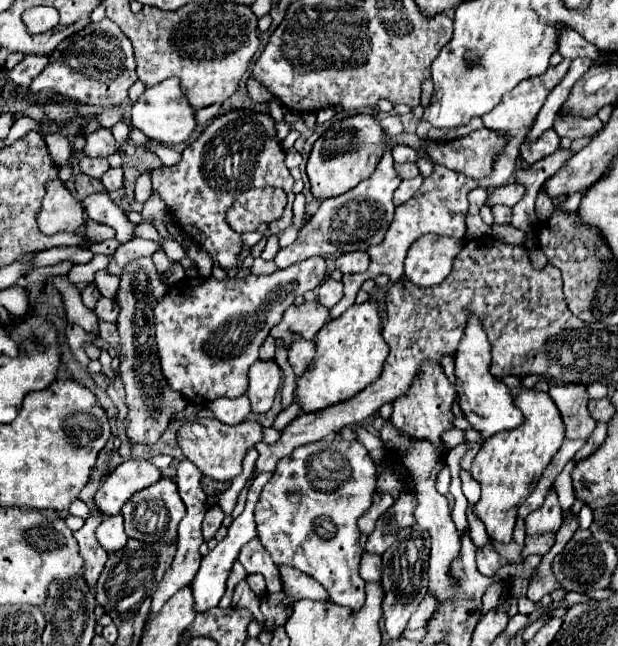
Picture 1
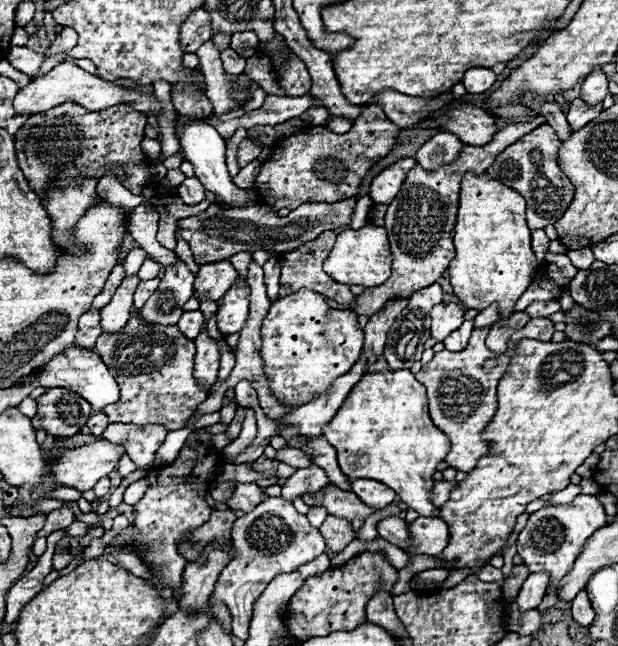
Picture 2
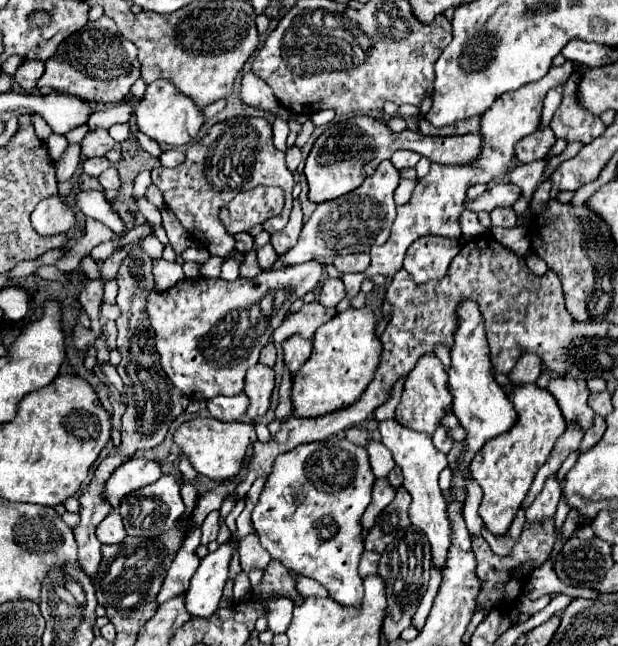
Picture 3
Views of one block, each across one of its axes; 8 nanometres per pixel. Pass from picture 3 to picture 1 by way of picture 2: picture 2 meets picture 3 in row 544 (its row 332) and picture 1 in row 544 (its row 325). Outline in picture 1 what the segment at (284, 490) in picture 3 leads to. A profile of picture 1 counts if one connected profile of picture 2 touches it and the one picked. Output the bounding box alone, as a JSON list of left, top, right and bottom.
[256,440,376,610]

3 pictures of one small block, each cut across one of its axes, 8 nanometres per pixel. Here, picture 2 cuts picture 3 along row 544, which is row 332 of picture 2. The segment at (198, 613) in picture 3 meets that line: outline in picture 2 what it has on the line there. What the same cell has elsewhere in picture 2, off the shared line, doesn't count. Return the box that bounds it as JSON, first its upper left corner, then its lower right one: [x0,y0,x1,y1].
[216,284,250,336]

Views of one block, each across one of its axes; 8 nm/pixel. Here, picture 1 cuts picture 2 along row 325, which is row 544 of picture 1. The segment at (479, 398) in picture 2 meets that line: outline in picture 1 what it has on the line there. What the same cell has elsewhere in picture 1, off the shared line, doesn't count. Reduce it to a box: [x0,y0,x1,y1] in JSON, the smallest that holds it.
[524,534,556,554]

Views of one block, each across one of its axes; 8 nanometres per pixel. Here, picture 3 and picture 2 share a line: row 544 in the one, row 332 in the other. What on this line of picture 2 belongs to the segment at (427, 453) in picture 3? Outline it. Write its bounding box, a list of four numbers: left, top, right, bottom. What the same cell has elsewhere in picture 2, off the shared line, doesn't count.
[430,302,466,342]

